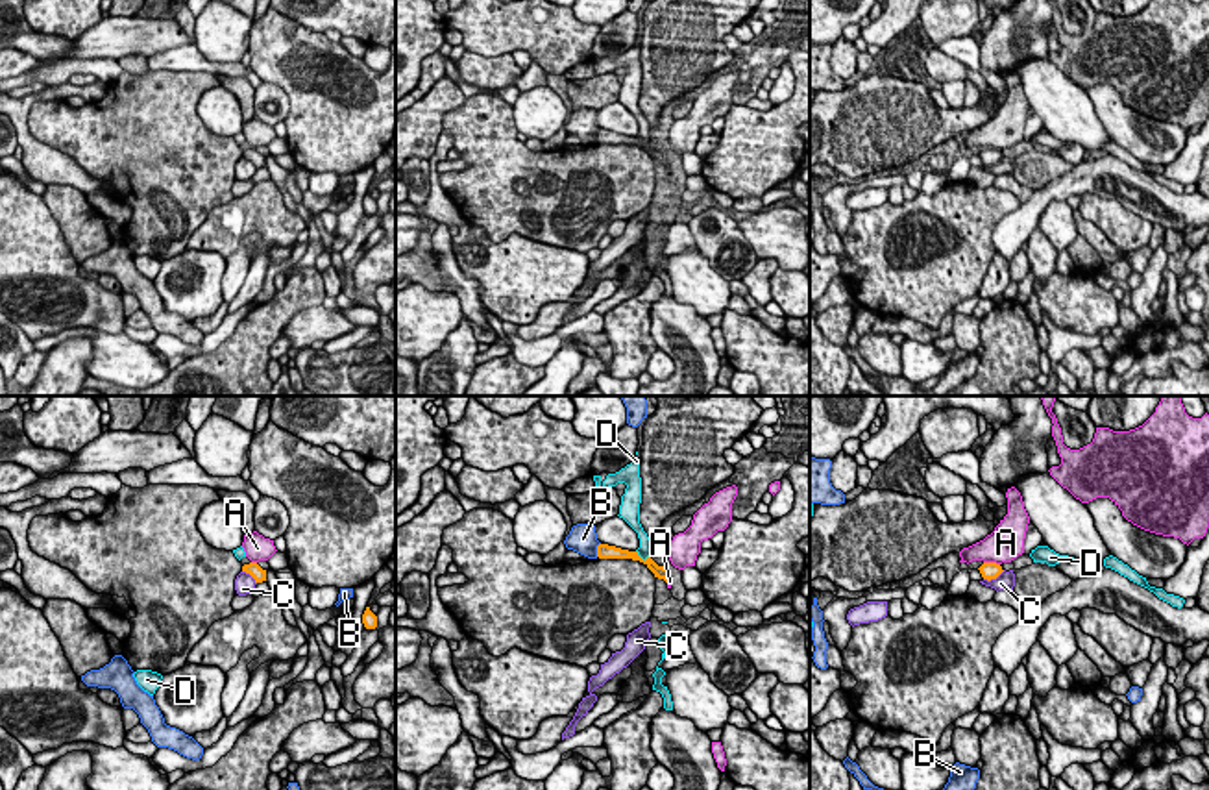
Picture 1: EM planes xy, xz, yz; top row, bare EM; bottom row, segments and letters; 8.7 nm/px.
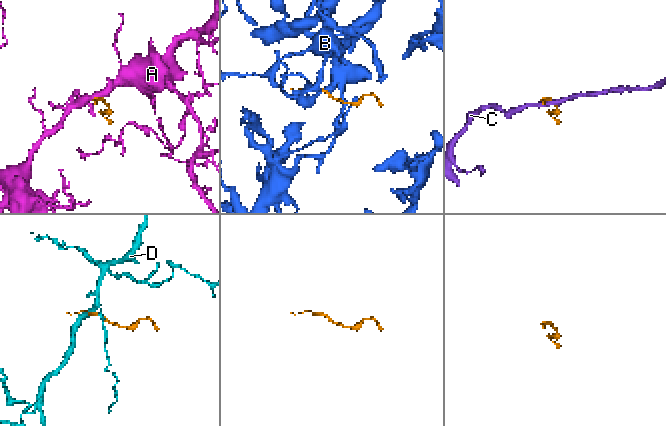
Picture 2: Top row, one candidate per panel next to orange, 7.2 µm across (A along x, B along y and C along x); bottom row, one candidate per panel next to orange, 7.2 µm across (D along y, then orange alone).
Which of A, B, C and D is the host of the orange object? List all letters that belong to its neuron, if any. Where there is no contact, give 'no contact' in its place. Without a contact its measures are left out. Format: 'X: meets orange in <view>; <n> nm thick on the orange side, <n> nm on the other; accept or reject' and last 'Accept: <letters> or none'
A: meets orange in yz; 160 nm thick on the orange side, 320 nm on the other; reject
B: meets orange in xz; 130 nm thick on the orange side, 260 nm on the other; reject
C: meets orange in yz; 160 nm thick on the orange side, 160 nm on the other; reject
D: meets orange in xz; 120 nm thick on the orange side, 120 nm on the other; accept
Accept: D

